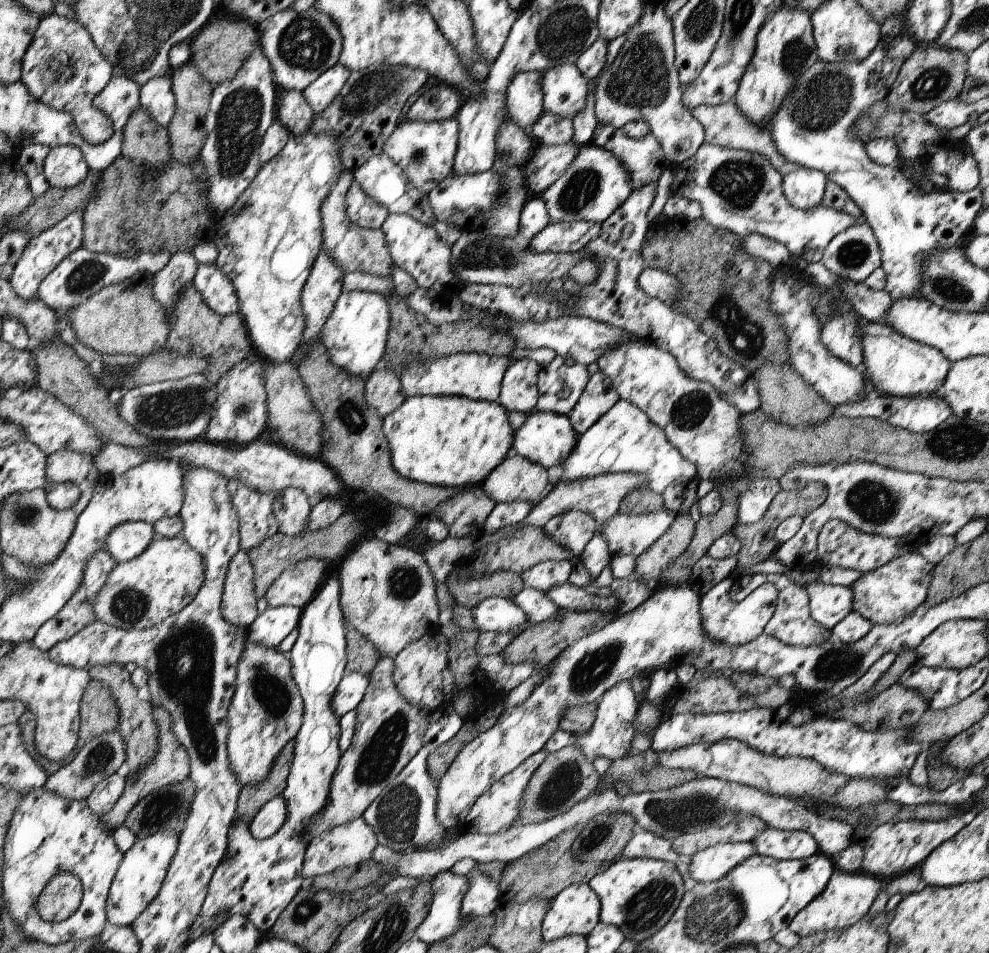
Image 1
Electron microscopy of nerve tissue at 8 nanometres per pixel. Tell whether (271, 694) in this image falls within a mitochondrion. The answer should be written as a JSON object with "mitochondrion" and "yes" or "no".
{"mitochondrion":"yes"}

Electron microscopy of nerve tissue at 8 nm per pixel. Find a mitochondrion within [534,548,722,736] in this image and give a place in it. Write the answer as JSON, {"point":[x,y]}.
{"point":[588,674]}

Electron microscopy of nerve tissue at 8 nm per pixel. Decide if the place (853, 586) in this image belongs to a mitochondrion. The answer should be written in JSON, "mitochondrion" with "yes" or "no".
{"mitochondrion":"no"}

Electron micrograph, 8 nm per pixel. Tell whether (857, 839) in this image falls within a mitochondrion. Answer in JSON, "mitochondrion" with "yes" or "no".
{"mitochondrion":"no"}

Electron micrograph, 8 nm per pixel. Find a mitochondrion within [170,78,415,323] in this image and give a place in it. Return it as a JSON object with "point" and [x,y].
{"point":[240,115]}

